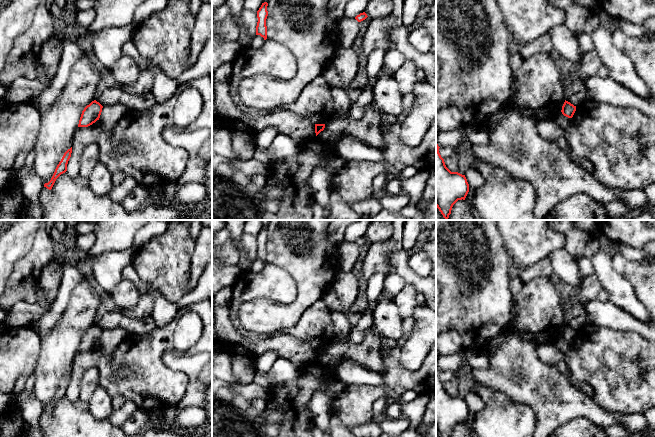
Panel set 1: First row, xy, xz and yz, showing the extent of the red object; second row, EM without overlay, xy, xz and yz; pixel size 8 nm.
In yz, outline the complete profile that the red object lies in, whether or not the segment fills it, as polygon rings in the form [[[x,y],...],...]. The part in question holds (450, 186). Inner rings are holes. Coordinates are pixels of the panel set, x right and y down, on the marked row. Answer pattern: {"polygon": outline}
{"polygon": [[[436,142],[436,207],[445,219],[449,218],[453,205],[458,200],[465,200],[469,184],[465,175],[451,172],[439,153]]]}

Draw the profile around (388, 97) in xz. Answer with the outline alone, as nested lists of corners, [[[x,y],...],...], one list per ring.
[[[393,76],[379,77],[372,84],[376,105],[366,107],[360,120],[352,119],[348,114],[334,116],[325,124],[317,137],[326,144],[335,144],[340,135],[352,135],[366,145],[384,151],[385,142],[380,133],[382,115],[400,115],[403,110],[402,94]]]

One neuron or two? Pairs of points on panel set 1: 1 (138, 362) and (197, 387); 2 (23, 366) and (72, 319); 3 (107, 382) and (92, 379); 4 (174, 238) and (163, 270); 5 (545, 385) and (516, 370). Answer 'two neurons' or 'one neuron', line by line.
1: two neurons
2: two neurons
3: two neurons
4: one neuron
5: one neuron

